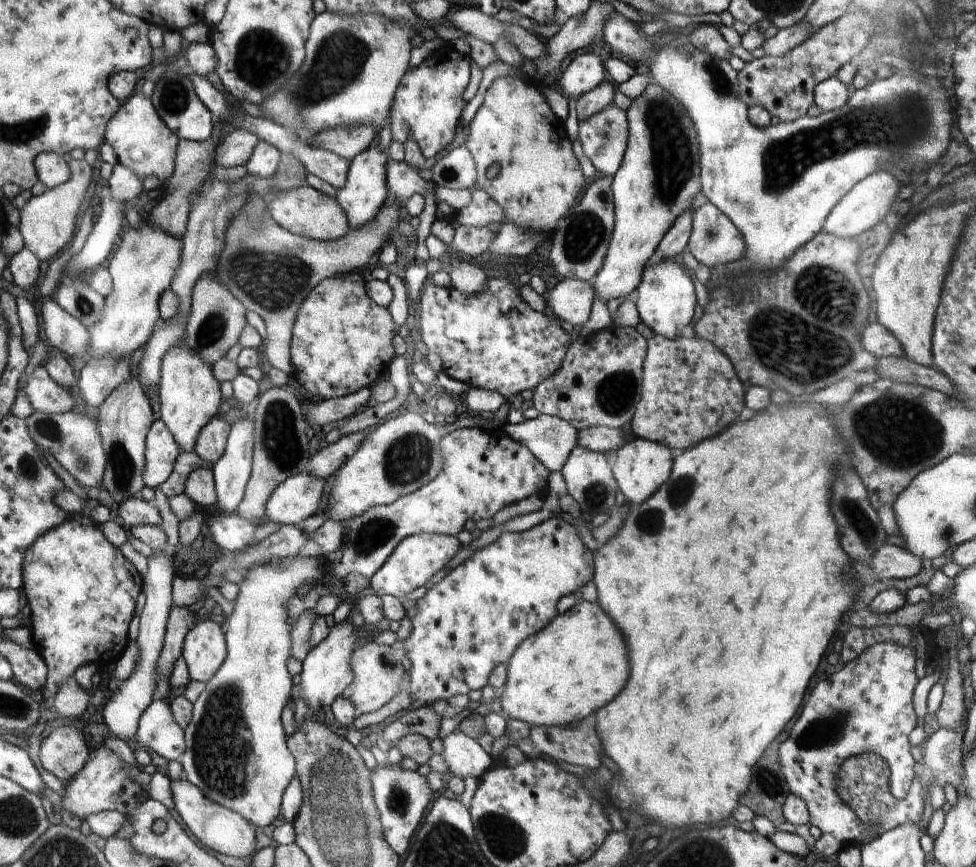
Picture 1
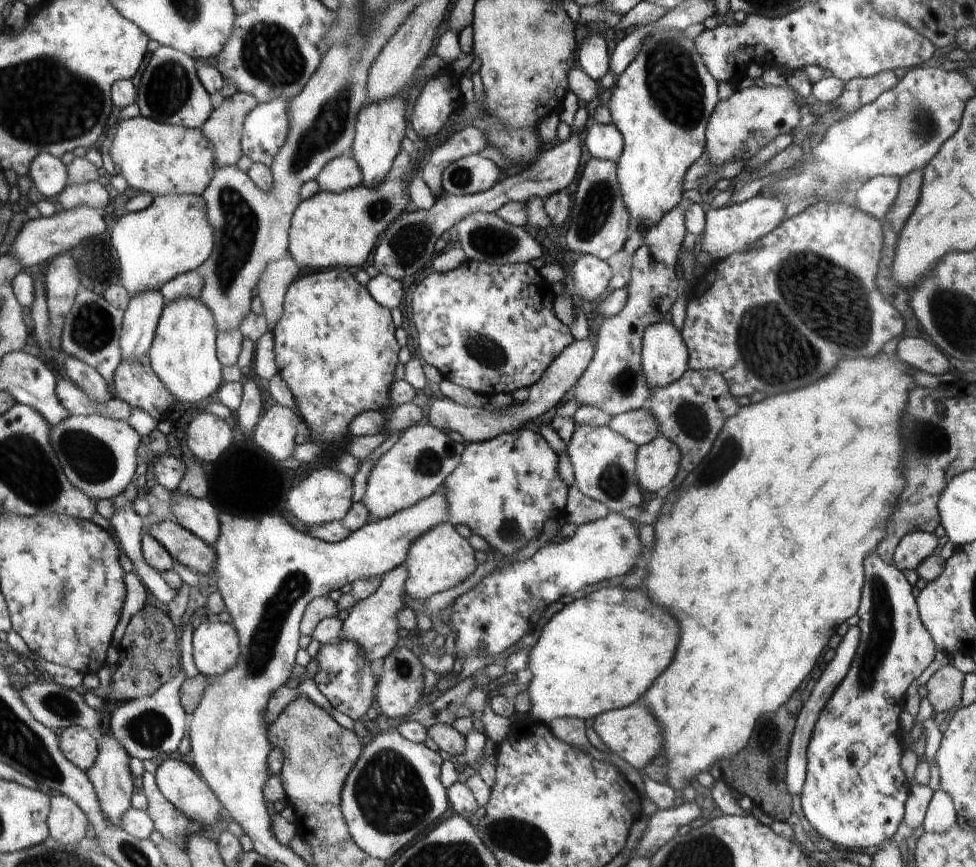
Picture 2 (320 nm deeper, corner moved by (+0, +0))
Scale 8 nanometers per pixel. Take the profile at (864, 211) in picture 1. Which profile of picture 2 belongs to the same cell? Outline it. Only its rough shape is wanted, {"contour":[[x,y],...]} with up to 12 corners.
{"contour":[[876,175],[856,191],[855,205],[879,221],[897,197],[901,178]]}

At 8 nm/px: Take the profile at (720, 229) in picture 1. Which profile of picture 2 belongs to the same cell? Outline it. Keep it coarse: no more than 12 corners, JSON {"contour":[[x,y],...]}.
{"contour":[[778,197],[705,211],[702,250],[741,253],[786,220]]}

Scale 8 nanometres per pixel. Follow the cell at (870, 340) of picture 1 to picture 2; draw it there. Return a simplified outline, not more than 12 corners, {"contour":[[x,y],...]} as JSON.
{"contour":[[920,337],[896,342],[896,357],[931,375],[950,363],[934,342]]}

